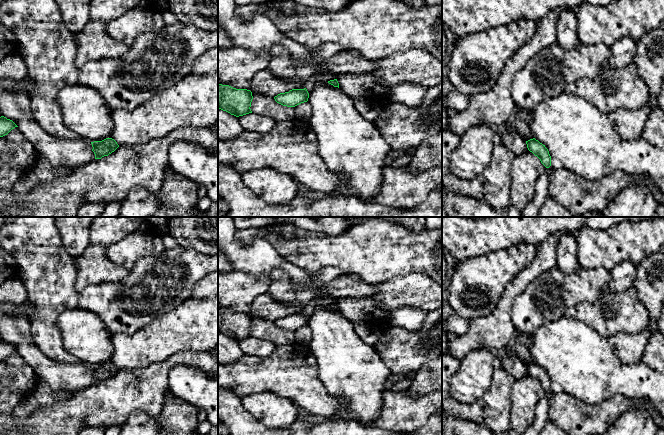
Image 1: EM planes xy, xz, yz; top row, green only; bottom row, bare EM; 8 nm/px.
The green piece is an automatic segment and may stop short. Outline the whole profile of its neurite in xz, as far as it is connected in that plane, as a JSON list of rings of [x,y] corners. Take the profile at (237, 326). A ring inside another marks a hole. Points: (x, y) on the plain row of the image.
[[[218,308],[218,332],[236,341],[252,337],[250,331],[253,320],[247,313],[236,313]]]

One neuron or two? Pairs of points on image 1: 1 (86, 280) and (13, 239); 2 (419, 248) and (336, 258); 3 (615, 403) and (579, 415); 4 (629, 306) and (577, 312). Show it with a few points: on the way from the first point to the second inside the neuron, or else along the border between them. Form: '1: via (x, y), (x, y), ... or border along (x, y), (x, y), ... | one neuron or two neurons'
1: border along (73, 258), (76, 270), (75, 289), (78, 292) | two neurons
2: via (398, 250), (357, 250) | one neuron
3: via (606, 412), (588, 412) | one neuron
4: via (616, 312), (610, 314), (590, 313) | one neuron

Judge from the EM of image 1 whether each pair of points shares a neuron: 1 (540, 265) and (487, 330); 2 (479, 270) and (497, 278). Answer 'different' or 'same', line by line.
1: same
2: same

